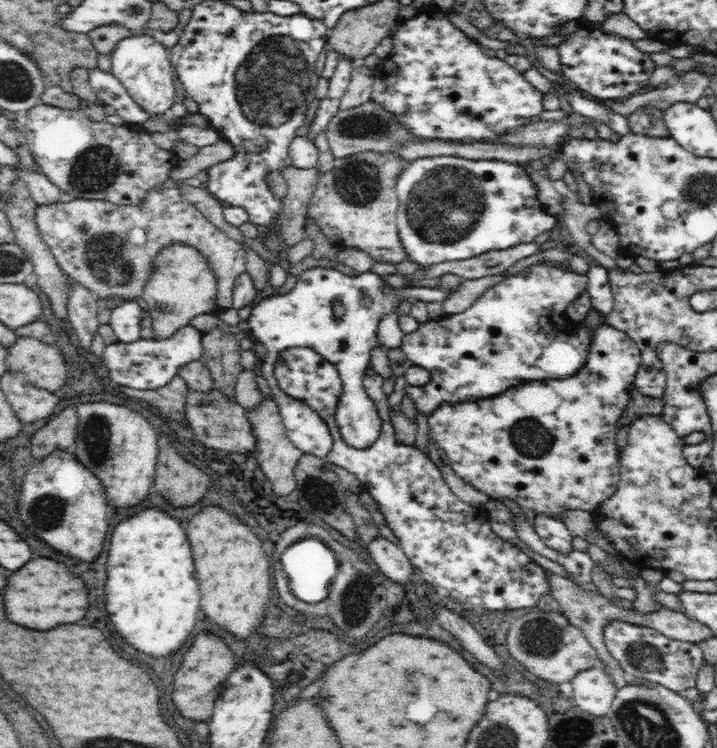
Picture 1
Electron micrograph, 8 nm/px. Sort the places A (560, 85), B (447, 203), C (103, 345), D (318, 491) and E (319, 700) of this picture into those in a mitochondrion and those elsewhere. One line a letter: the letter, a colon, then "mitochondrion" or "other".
A: other
B: mitochondrion
C: other
D: mitochondrion
E: other

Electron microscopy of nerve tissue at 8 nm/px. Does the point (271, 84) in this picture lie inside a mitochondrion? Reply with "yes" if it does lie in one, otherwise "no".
yes

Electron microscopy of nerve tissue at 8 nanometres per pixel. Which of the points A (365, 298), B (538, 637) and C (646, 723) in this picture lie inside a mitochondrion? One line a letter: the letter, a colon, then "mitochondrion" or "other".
A: mitochondrion
B: mitochondrion
C: mitochondrion

